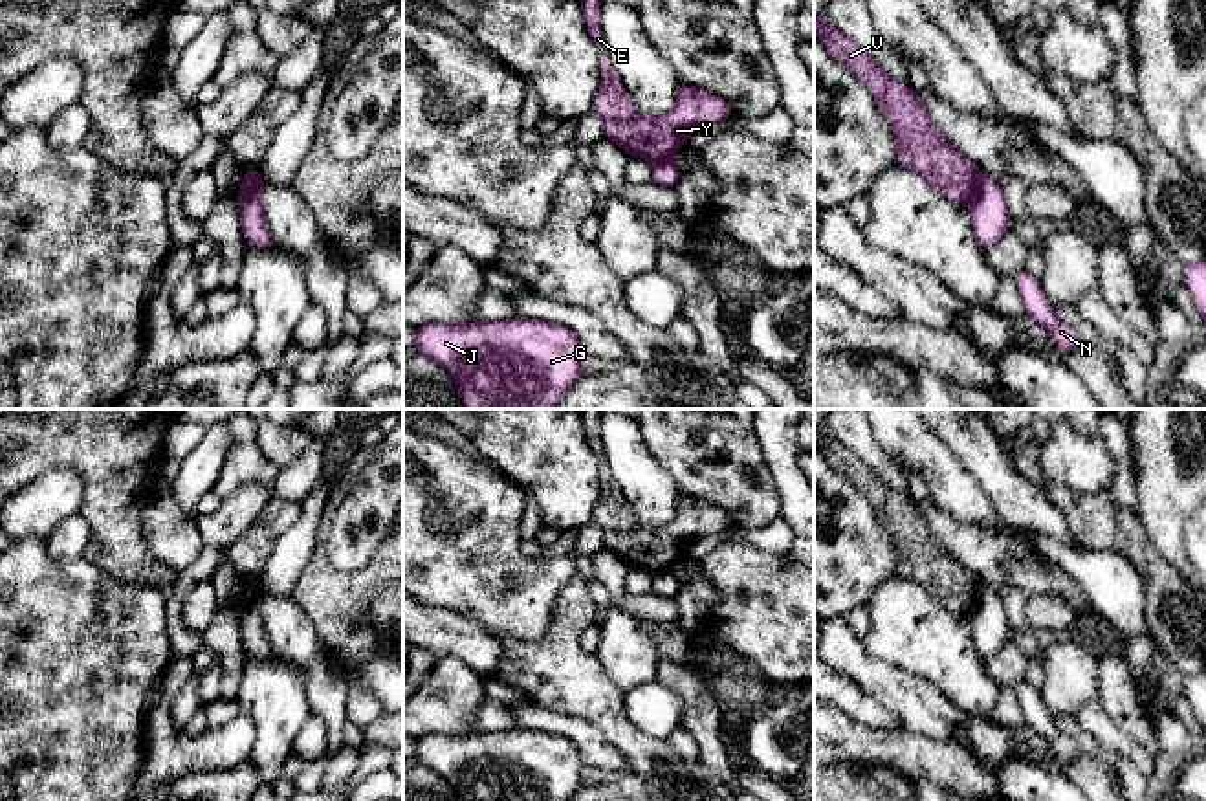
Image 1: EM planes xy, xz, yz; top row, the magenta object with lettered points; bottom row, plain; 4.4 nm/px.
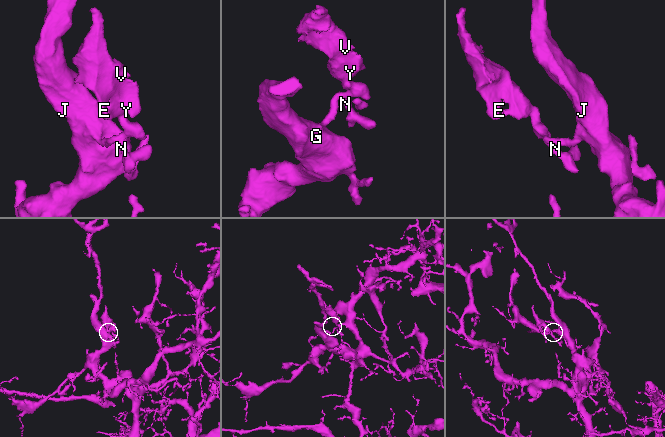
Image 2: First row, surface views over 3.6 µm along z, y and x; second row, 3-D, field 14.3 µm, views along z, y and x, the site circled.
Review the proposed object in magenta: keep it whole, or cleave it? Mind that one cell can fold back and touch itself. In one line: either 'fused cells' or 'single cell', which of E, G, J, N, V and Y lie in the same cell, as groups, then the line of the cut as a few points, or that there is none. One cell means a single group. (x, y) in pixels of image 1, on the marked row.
fused cells | E V Y / G J N | yz (981, 173), (970, 206)

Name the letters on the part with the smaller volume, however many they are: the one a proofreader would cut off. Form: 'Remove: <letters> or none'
Remove: E, V, Y

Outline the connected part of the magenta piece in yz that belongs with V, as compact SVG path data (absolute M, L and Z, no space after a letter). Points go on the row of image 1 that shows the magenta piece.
M823 16L814 20L814 33L823 40L830 57L849 68L872 93L893 126L898 165L920 174L955 205L971 205L981 172L931 123L920 95L891 79L867 51Z

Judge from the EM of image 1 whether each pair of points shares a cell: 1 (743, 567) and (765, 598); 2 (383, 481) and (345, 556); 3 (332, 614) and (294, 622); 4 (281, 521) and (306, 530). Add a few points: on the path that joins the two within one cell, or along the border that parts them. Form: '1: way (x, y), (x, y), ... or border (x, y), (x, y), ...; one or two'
1: way (743, 574), (759, 591); one
2: way (374, 499), (354, 537); one
3: border (290, 594), (316, 627), (328, 657); two
4: border (299, 503), (299, 517), (277, 539), (268, 561); two

